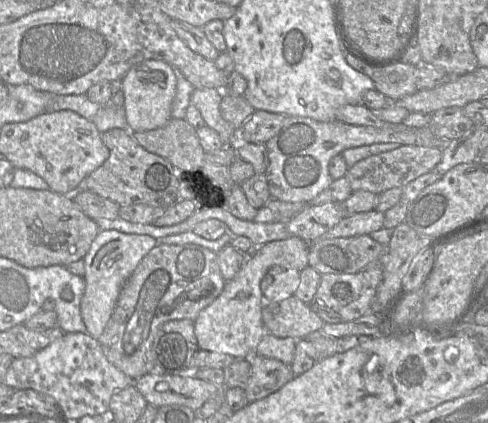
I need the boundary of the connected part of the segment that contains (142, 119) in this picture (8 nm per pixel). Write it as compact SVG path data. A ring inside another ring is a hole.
M149 59L134 65L122 78L123 107L131 133L154 130L166 125L171 118L172 103L176 94L176 75L167 62Z

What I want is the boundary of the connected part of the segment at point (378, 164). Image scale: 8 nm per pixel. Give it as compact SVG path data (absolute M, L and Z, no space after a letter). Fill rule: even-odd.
M401 145L394 150L372 155L358 161L347 170L345 176L349 180L352 192L365 190L379 195L394 187L404 187L417 177L434 170L441 159L441 148Z

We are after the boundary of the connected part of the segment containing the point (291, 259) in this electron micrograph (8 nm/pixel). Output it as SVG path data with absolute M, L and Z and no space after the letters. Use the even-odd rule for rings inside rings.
M297 237L269 242L253 247L252 254L244 254L244 264L233 279L226 281L222 293L200 311L194 321L198 348L229 354L236 359L250 359L265 334L262 321L263 294L260 283L270 267L279 265L285 270L303 270L309 265L310 243Z

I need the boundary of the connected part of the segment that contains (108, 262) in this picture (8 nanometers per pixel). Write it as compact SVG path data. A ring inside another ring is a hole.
M100 230L84 256L85 290L80 301L80 314L87 333L96 340L101 336L115 308L119 293L142 258L157 240L149 235L126 234L116 230Z

